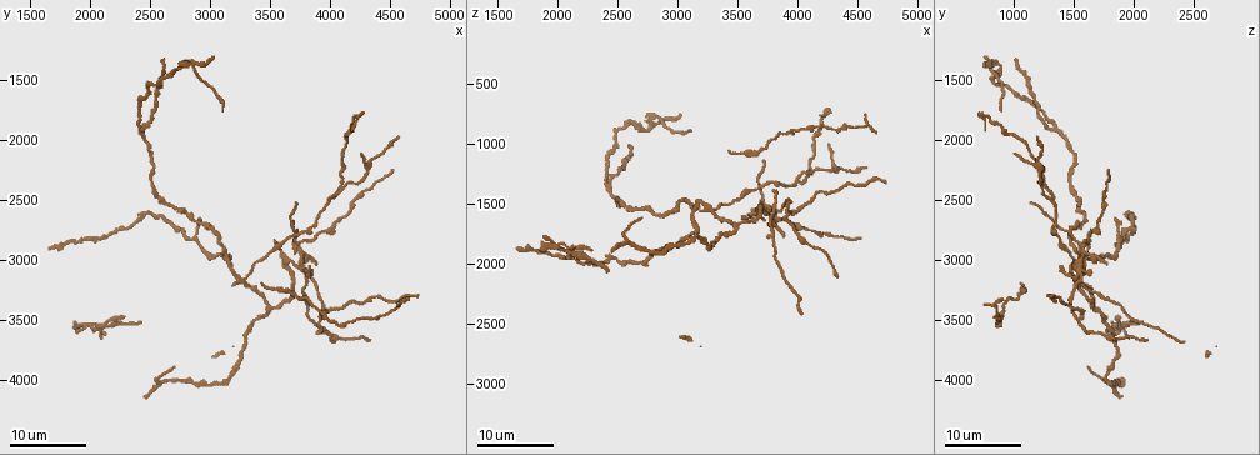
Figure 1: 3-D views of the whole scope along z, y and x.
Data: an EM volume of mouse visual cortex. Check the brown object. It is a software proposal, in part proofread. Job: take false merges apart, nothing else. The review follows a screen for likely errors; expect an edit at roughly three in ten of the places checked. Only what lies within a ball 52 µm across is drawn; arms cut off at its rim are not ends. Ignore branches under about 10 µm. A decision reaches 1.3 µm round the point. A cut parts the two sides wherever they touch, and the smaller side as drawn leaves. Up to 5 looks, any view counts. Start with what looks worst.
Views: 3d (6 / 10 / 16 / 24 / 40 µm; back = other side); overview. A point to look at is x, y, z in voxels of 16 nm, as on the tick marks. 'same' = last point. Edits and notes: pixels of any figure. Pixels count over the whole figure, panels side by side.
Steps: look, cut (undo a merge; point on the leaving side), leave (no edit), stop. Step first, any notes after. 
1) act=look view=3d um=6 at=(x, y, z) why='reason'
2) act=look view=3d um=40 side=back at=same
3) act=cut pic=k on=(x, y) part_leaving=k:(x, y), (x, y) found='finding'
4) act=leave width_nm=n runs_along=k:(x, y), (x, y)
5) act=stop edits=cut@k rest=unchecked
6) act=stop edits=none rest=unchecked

act=look view=3d um=16 at=(3260, 3180, 1560) why='four-way junction'

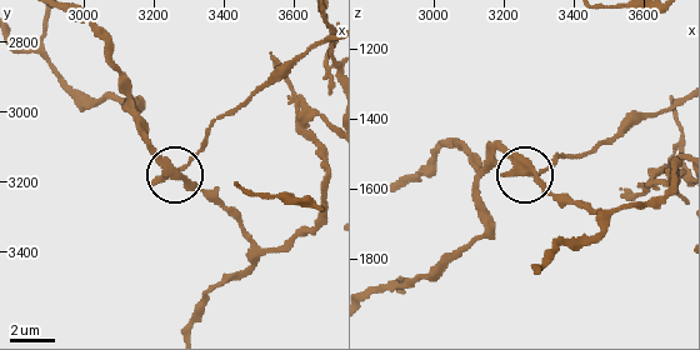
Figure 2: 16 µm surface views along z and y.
act=look view=3d um=6 at=(3280, 3170, 1540)

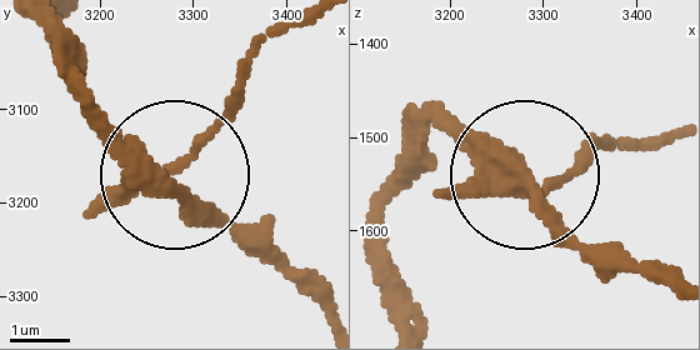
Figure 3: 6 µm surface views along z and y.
act=cut pic=3 on=(210, 135) arms=4 found='a second neuron is stuck on'

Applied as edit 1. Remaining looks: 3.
act=look view=overview

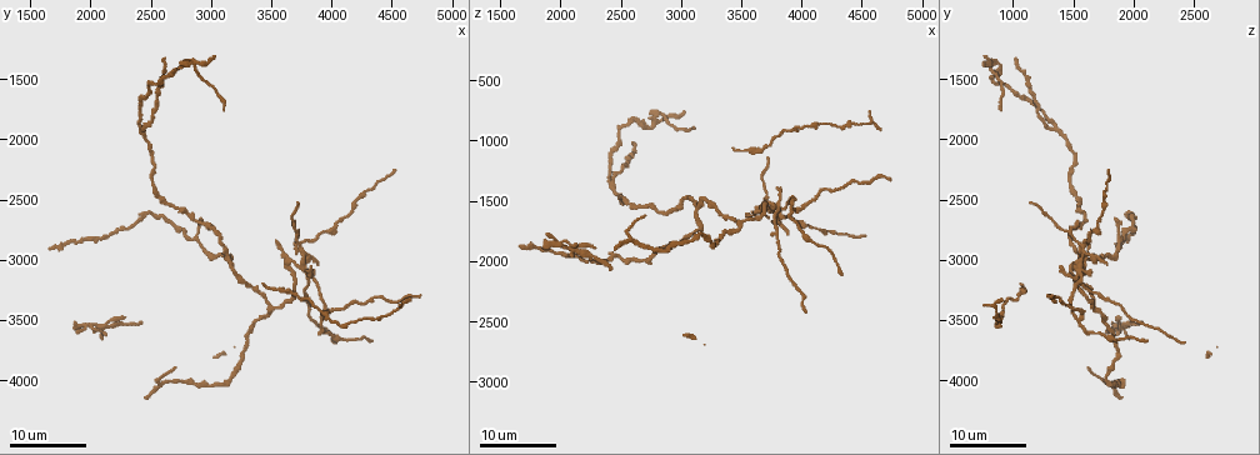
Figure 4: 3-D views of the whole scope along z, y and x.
act=look view=3d um=24 at=(2420, 1900, 1320) why='three arms meet'

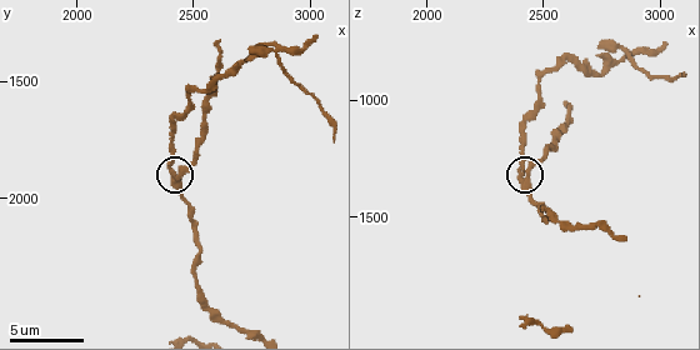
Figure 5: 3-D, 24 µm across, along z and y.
act=look view=3d um=6 at=(2440, 1900, 1350)

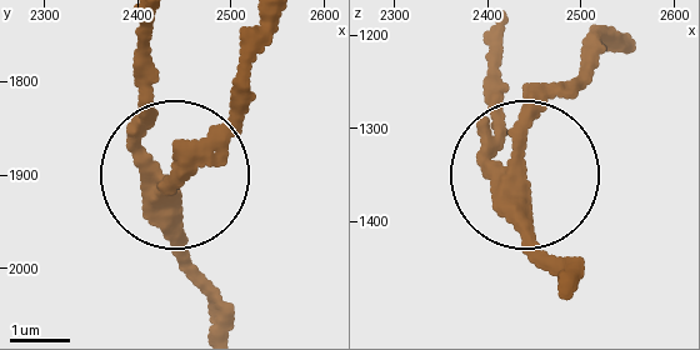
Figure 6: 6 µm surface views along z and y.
act=leave width_nm=270 runs_along=6:(564, 293), (519, 158), (589, 73) found='continuous, no second neuron'

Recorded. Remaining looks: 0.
act=stop edits=cut@3 rest=unchecked

